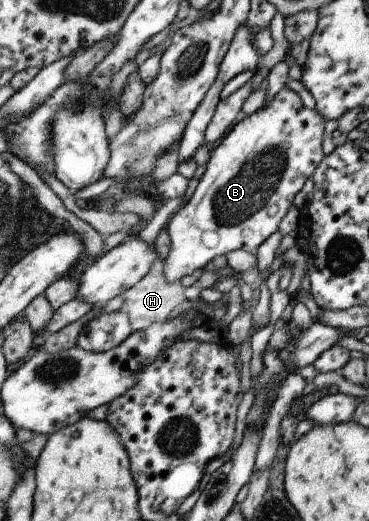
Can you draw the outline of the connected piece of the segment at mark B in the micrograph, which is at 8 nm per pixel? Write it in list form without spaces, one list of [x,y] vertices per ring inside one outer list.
[[[284,87],[275,97],[272,102],[266,107],[262,107],[253,114],[245,116],[245,118],[238,122],[231,131],[223,138],[220,145],[211,151],[210,162],[206,165],[206,171],[199,180],[196,191],[190,198],[189,202],[180,208],[179,211],[173,215],[173,218],[167,225],[167,231],[171,238],[171,251],[168,258],[164,261],[164,276],[169,283],[177,283],[180,279],[186,276],[198,277],[205,268],[210,267],[212,259],[216,259],[218,255],[229,256],[231,252],[237,250],[250,251],[256,254],[257,250],[274,234],[279,231],[282,221],[290,212],[294,205],[296,195],[304,189],[306,181],[310,177],[315,176],[315,172],[319,169],[320,163],[327,157],[322,151],[322,141],[324,141],[325,128],[328,121],[316,110],[306,109],[300,95],[295,90],[292,91],[290,87]]]

